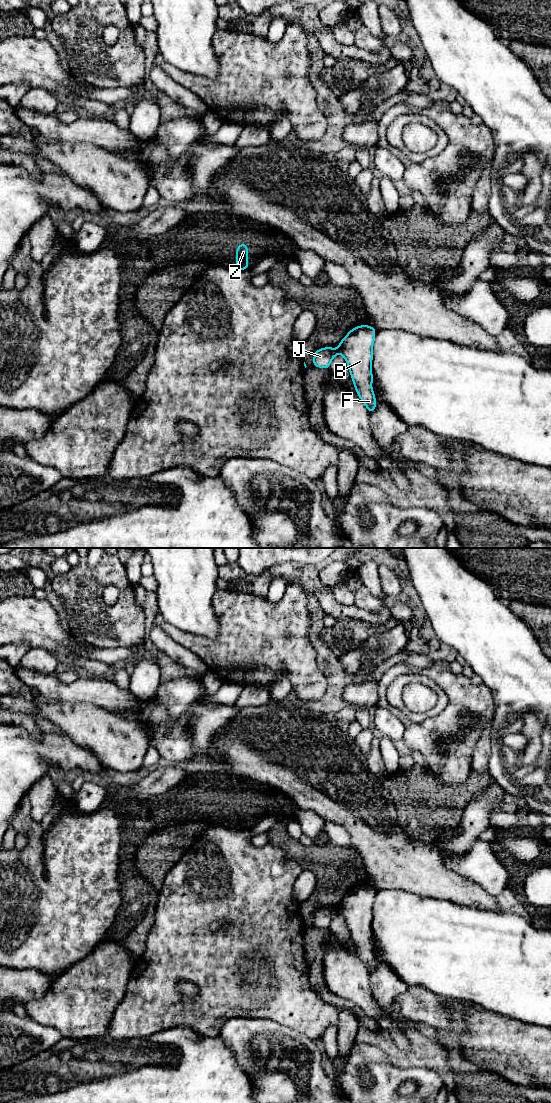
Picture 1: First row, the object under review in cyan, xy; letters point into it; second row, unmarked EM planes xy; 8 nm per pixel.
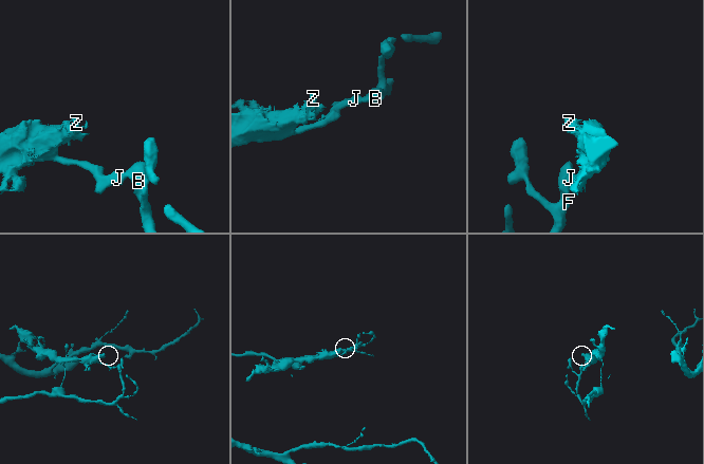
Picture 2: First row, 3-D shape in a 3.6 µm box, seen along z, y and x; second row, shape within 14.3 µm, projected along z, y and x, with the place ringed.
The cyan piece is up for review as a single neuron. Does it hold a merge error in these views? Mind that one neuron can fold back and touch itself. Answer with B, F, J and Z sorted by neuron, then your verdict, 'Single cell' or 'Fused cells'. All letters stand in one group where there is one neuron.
Groups: B F / J Z. Fused cells

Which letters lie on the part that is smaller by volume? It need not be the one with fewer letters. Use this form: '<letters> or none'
J, Z

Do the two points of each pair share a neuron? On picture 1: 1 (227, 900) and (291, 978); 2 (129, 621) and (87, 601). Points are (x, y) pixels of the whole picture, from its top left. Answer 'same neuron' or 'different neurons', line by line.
1: same neuron
2: same neuron

